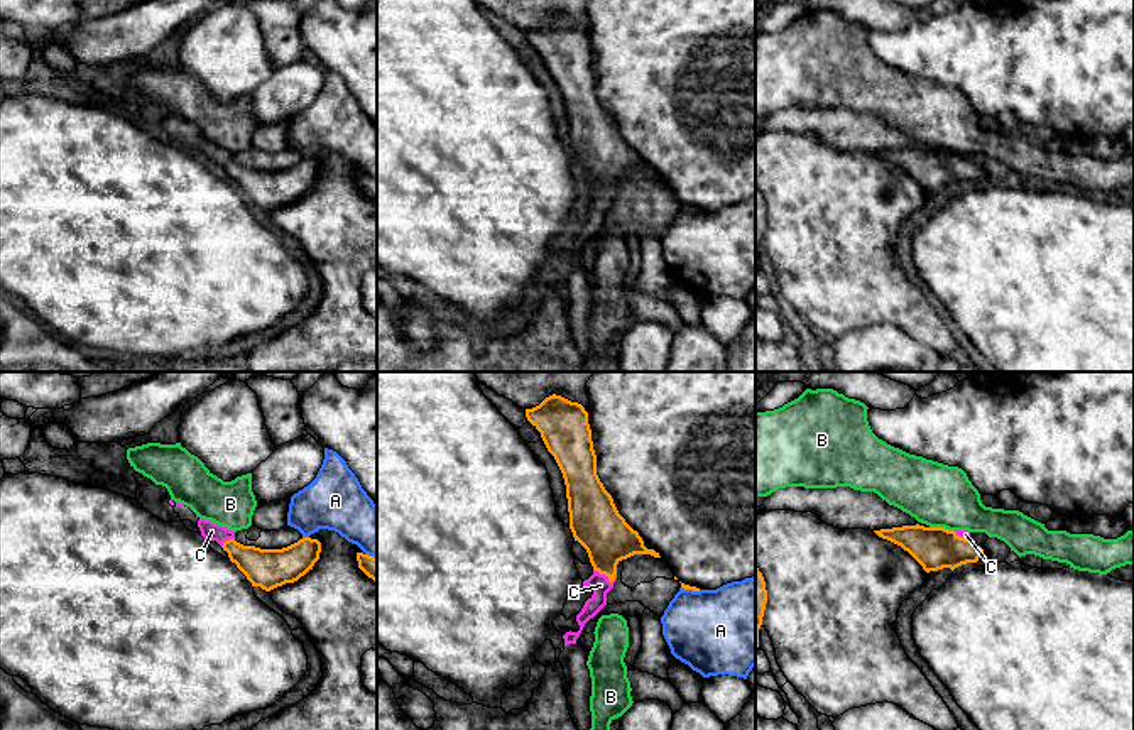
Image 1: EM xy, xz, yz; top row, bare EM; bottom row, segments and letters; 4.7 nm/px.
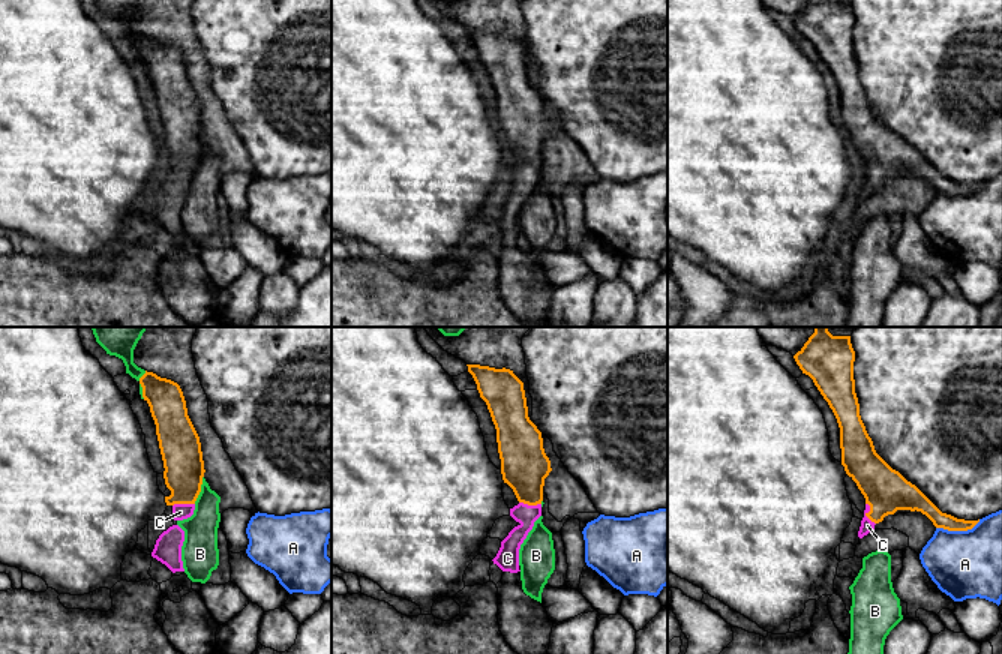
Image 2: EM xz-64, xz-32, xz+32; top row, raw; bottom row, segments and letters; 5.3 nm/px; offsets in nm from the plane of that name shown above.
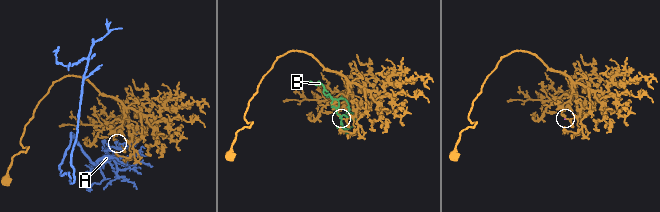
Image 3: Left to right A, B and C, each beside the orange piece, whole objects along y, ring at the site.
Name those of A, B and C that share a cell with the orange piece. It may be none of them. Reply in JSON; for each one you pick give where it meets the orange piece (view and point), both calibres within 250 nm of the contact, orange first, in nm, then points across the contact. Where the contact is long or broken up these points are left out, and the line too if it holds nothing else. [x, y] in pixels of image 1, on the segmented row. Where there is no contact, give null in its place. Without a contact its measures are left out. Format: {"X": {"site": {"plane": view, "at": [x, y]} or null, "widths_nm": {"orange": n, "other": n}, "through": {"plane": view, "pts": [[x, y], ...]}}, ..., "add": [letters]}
{"C": {"site": {"plane": "xz", "at": [604, 573]}, "widths_nm": {"orange": 240, "other": 90}, "through": {"plane": "xz", "pts": [[595, 522], [604, 533], [604, 573], [600, 585]]}}, "add": ["C"]}

